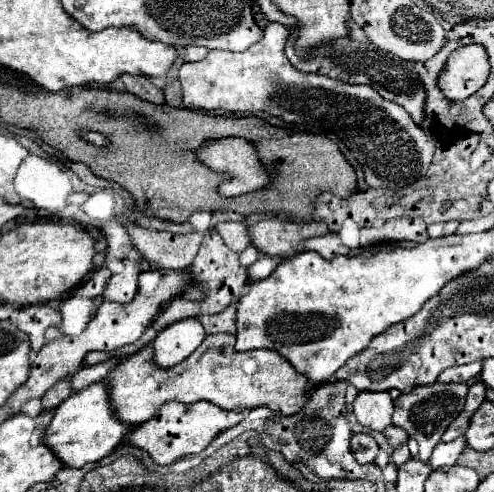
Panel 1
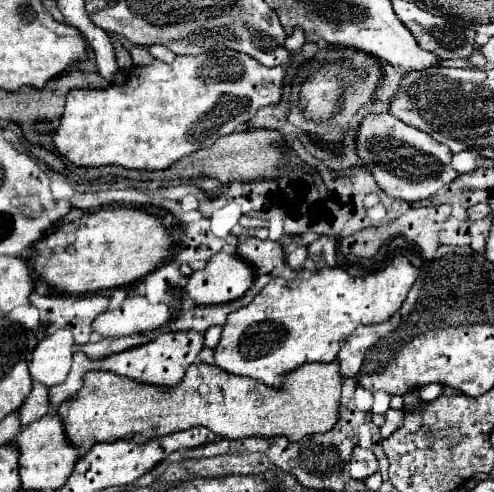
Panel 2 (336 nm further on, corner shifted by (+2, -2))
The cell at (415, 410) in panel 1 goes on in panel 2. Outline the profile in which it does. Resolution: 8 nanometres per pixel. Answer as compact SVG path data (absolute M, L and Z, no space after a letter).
M389 409L385 413L385 423L381 427L381 435L387 439L393 435L393 431L397 431L399 427L403 425L403 411L397 411L397 409Z

